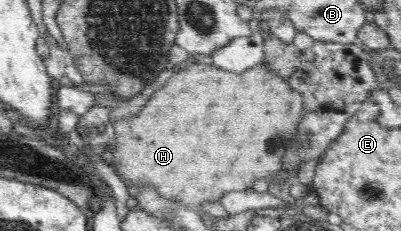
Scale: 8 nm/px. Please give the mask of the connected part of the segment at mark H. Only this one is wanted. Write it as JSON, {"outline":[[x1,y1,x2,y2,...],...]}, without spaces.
{"outline":[[265,62,254,67,255,68,251,68,251,70,247,70,247,72,243,72,243,74,233,74,233,72,225,72,225,70,217,68,217,66,199,63,188,65,184,70,180,70,175,74,159,92,153,94,153,98,147,102,147,106,139,112,137,118,127,118,127,120,117,120,117,122,113,122,117,148,110,150,108,161,126,182,129,189,134,190,134,192,143,190,143,187,139,187,139,182,141,182,141,186,151,186,152,190,157,188,159,192,156,192,156,196,166,198,166,200,170,200,170,202,174,202,174,204,201,206,204,202,219,201,219,198,225,196,227,192,247,191,255,184,255,180,261,180,261,178,279,172,279,170,282,169,282,161,285,157,284,148,281,144,291,138,291,136,295,136,297,126,299,126,299,120,301,120,303,114,305,114,305,103,303,102,303,96,290,88,288,80,274,74]]}

